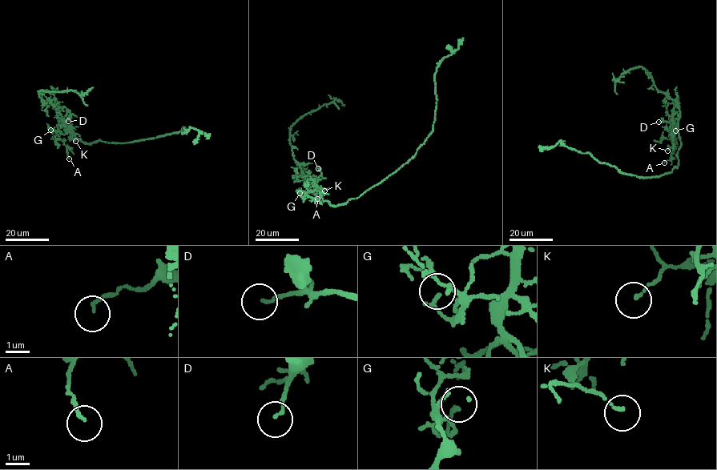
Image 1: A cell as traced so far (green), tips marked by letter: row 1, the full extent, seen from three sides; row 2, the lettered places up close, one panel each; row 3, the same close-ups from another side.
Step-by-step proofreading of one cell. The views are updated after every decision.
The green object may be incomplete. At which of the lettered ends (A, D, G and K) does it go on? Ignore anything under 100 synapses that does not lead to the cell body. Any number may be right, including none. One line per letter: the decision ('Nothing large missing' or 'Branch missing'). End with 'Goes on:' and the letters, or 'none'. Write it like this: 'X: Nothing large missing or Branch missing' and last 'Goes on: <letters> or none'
A: Nothing large missing
D: Nothing large missing
G: Nothing large missing
K: Nothing large missing
Goes on: none

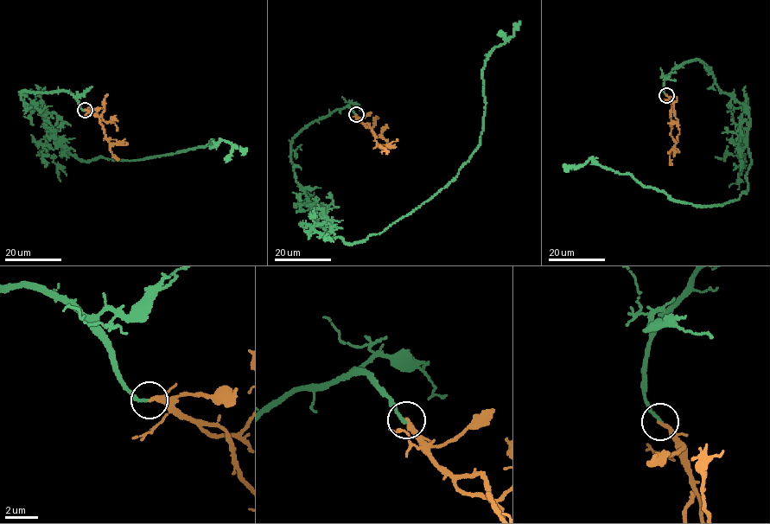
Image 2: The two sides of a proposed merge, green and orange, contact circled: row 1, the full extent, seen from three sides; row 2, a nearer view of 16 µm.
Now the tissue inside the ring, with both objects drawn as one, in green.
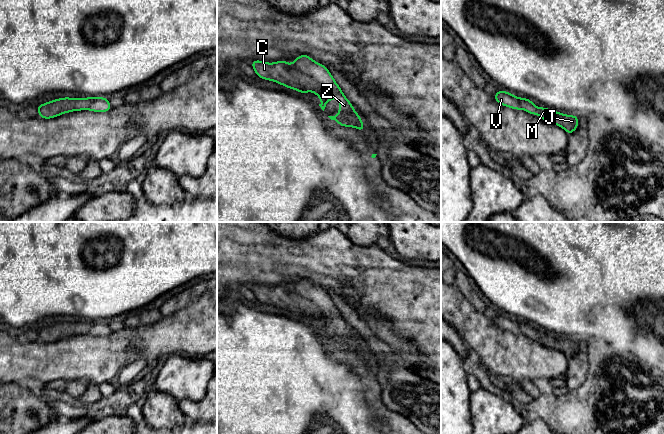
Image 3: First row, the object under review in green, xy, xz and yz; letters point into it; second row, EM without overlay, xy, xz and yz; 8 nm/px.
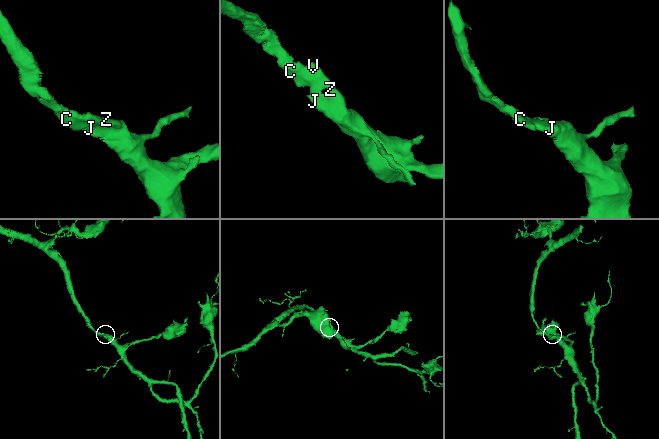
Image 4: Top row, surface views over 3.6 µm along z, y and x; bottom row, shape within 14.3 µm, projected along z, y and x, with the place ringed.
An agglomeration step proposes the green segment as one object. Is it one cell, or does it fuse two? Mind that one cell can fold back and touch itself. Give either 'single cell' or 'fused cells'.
single cell

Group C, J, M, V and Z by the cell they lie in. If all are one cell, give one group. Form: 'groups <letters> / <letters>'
groups C J M V Z

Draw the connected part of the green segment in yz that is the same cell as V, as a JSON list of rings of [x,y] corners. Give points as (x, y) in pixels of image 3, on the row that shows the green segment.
[[[499,89],[494,95],[494,99],[503,106],[515,110],[524,109],[531,115],[538,114],[542,120],[562,127],[568,135],[578,128],[579,116],[569,116],[544,107],[535,107],[533,101],[514,96],[511,92]]]

